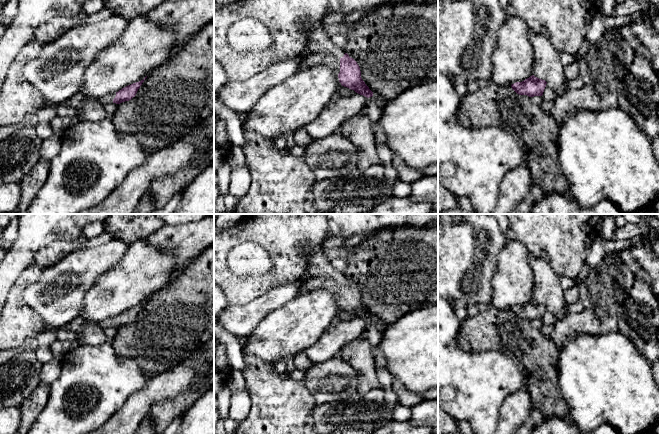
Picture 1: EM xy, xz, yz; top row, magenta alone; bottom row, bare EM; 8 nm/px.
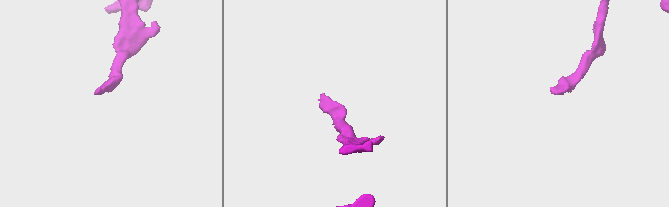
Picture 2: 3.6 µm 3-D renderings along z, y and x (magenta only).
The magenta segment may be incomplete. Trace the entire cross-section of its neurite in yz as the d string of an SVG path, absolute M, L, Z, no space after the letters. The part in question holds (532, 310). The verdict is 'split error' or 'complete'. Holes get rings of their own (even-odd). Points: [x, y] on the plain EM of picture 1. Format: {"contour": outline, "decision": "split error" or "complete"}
{"contour": "M534 299L522 306L516 306L511 309L512 313L519 319L527 319L529 321L542 320L547 306L539 303Z", "decision": "complete"}

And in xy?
{"contour": "M147 300L143 304L133 307L131 309L128 309L116 317L104 319L103 321L99 322L98 325L103 330L109 327L120 328L122 326L129 325L133 321L135 321L138 313L140 312L140 310L142 309L142 307L144 306L146 302Z", "decision": "split error"}

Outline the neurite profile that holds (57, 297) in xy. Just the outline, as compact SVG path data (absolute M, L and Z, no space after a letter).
M112 239L98 247L75 250L56 264L46 267L38 280L22 292L22 318L41 320L46 330L63 328L79 316L85 293L100 276L117 265L129 247L130 244L125 241Z

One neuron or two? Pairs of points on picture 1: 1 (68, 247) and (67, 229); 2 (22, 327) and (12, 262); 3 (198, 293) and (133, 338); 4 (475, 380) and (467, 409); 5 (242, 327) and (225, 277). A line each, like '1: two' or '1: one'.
1: two
2: two
3: one
4: one
5: two

